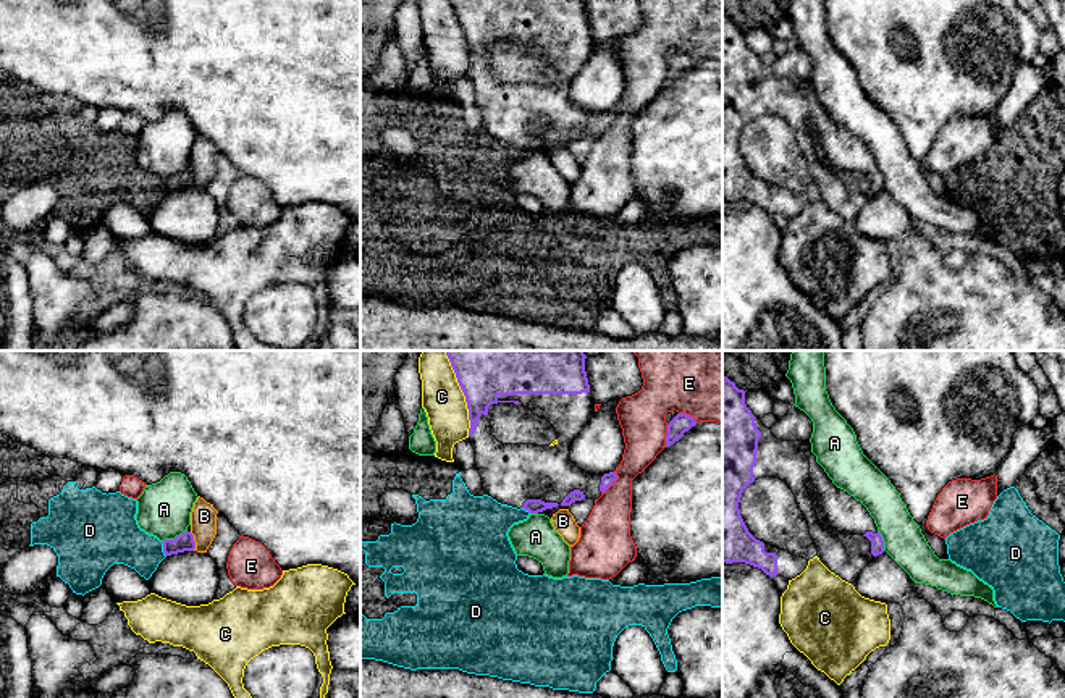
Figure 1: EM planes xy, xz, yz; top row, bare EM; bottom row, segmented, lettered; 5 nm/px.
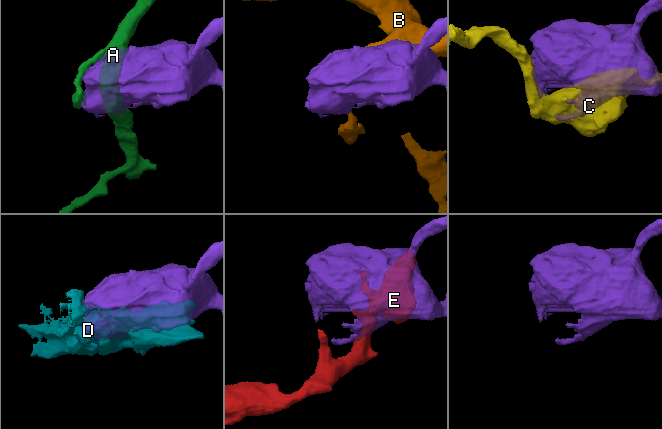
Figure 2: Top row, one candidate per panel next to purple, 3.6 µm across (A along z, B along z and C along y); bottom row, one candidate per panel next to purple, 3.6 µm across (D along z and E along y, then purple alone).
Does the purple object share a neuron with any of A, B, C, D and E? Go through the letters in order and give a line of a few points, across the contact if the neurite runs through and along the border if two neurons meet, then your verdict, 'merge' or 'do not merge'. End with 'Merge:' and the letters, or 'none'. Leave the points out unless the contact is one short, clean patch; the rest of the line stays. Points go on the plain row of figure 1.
A: do not merge
B: do not merge
C: do not merge
D: line xy (160, 180), (165, 194); do not merge
E: do not merge
Merge: none

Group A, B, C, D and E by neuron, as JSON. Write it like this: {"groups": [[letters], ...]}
{"groups": [["A"], ["B"], ["C"], ["D", "E"]]}

